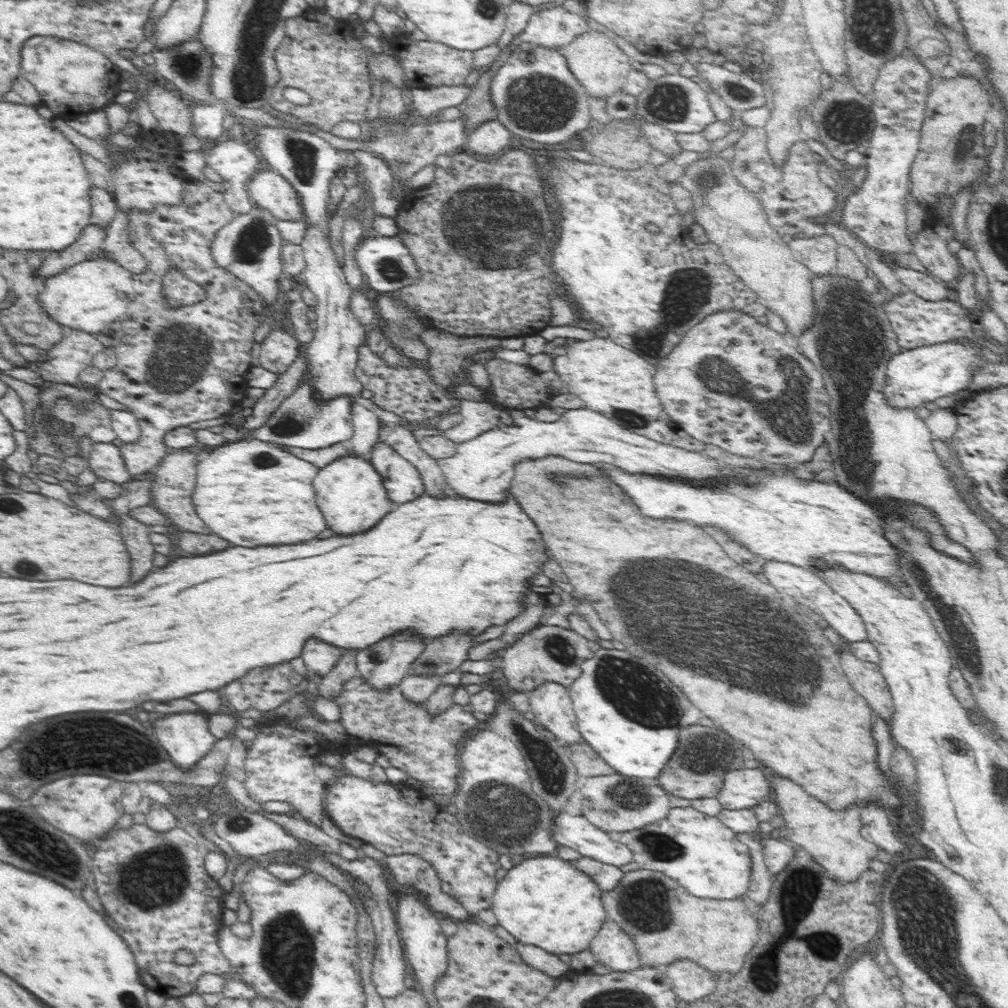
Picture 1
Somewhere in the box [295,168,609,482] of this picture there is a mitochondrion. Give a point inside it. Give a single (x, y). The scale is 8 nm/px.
(474, 218)

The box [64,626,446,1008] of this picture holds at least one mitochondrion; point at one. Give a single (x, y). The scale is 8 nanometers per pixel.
(286, 943)

